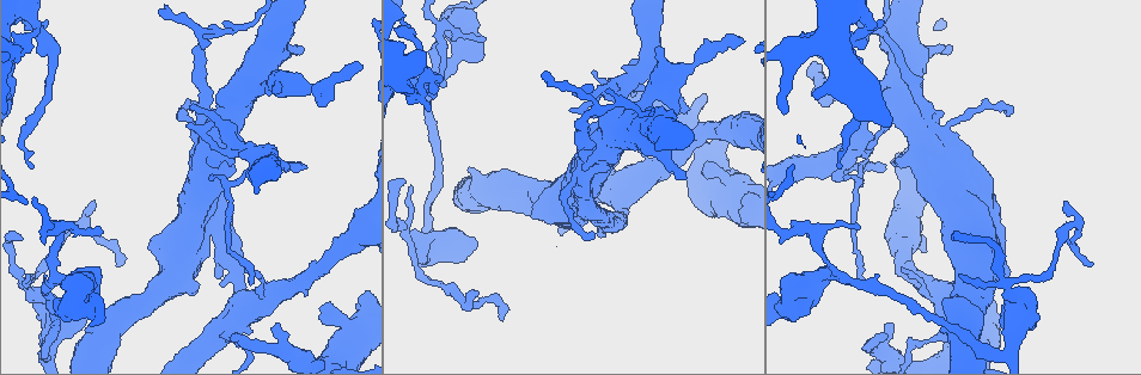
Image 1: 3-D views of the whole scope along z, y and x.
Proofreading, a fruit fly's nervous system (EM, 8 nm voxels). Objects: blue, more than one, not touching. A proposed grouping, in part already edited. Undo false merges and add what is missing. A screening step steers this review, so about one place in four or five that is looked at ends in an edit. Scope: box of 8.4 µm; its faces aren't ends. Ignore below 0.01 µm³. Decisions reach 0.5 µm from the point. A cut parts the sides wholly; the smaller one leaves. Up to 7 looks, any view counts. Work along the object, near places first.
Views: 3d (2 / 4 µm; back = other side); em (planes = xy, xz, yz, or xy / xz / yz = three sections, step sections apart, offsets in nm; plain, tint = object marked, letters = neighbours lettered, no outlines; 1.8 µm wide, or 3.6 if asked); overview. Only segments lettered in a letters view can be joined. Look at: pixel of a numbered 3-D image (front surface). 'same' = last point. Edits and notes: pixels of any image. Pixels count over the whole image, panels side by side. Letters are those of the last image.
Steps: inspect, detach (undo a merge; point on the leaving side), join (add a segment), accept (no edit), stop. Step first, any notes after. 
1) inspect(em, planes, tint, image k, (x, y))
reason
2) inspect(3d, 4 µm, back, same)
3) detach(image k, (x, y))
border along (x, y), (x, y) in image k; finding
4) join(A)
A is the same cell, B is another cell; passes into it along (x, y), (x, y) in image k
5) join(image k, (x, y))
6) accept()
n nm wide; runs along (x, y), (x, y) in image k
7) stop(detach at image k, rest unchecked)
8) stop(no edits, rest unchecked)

inspect(3d, 4 µm, image 1, (501, 320))
free end

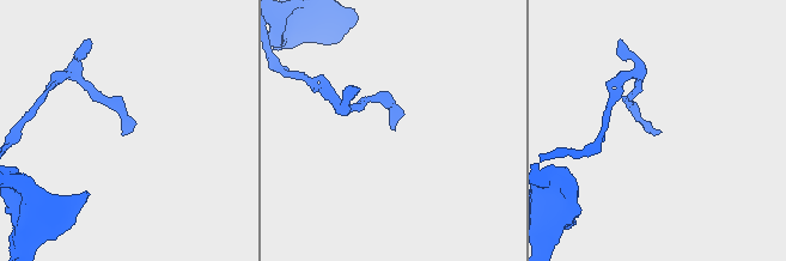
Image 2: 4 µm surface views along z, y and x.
inspect(em, planes, letters, image 2, (661, 131))
need the tissue

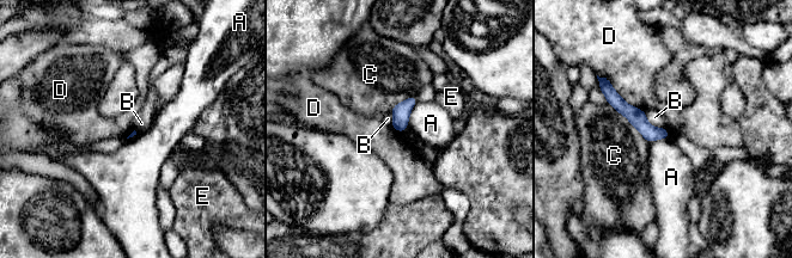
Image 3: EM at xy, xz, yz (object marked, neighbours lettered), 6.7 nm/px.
accept()
A, B, C, D and E are other cells; runs along (609, 91), (651, 133), (664, 134) in image 3; no lettered segment goes on from it

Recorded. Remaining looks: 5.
inspect(em, xy, step 4, plain, image 1, (38, 288))
three-way junction

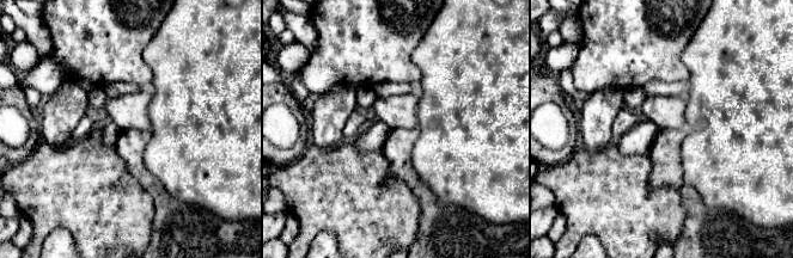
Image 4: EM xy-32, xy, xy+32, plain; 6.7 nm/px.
inspect(em, xy, step 4, letters, same)
what lies round it

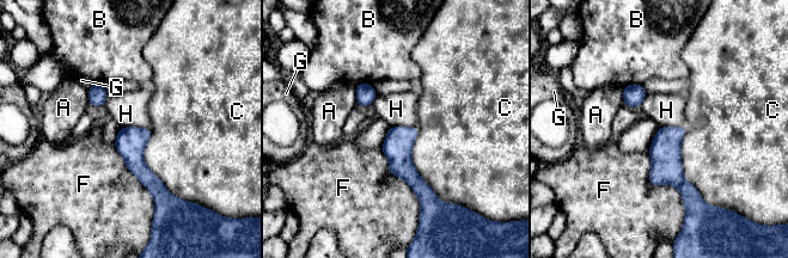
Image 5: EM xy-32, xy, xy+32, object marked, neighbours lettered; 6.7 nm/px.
accept()
C touches over 550 nm; A, B, C, F, G and H are other cells; border along (148, 127), (120, 128) in image 5; continuous, no second neuron

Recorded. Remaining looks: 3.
inspect(em, 3.6 µm, xz, step 16, tint, image 1, (976, 199))

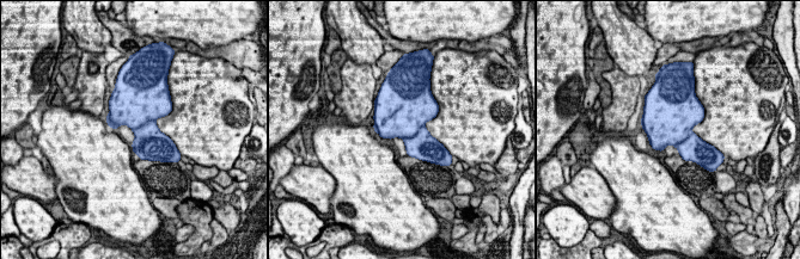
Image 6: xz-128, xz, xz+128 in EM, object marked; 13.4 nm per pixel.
inspect(em, 3.6 µm, planes, letters, same)
another direction

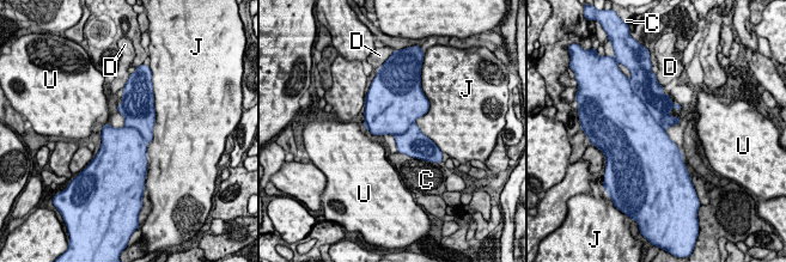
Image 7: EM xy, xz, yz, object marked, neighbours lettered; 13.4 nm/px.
detach(image 7, (658, 104))
440 nm wide; J touches over 700 nm; C, D, J and U are other cells; a second neuron is stuck on

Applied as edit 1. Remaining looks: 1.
stop(detach at image 7, rest unchecked)

